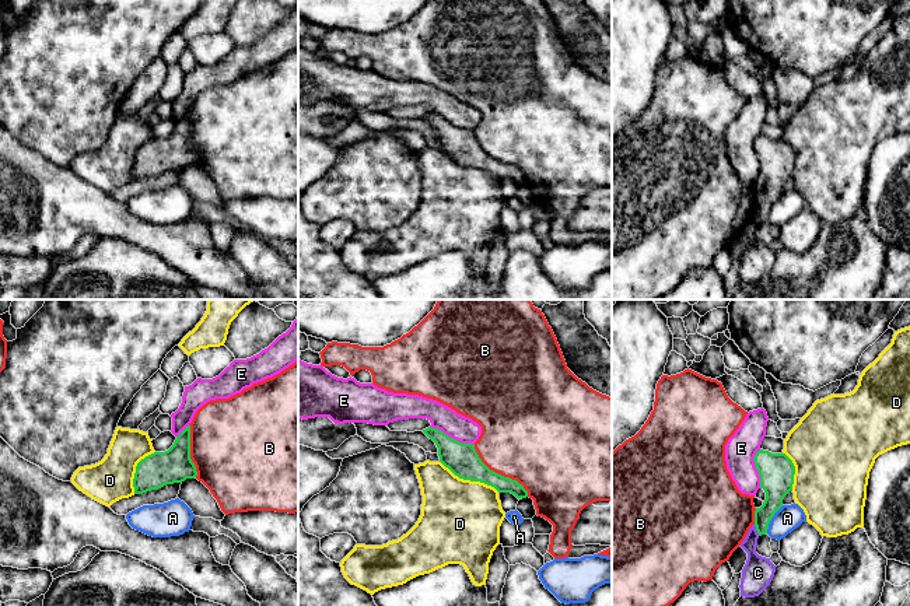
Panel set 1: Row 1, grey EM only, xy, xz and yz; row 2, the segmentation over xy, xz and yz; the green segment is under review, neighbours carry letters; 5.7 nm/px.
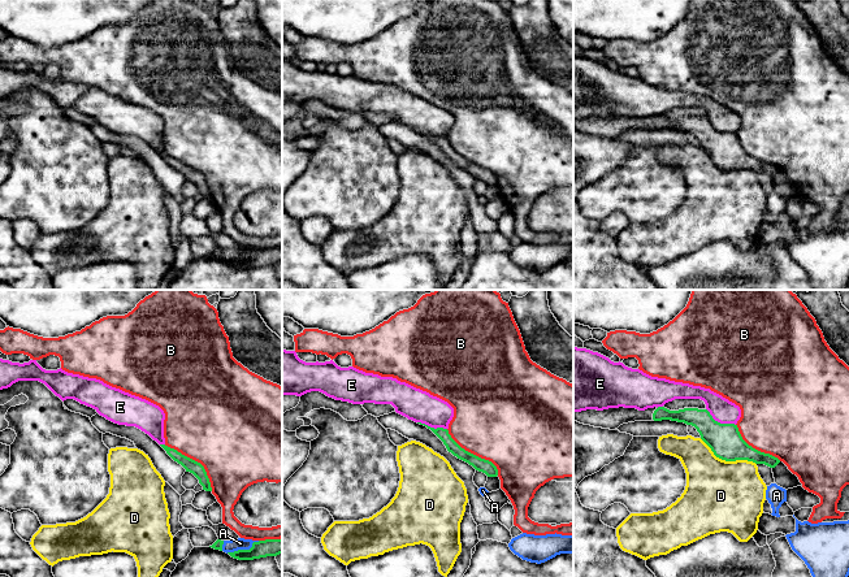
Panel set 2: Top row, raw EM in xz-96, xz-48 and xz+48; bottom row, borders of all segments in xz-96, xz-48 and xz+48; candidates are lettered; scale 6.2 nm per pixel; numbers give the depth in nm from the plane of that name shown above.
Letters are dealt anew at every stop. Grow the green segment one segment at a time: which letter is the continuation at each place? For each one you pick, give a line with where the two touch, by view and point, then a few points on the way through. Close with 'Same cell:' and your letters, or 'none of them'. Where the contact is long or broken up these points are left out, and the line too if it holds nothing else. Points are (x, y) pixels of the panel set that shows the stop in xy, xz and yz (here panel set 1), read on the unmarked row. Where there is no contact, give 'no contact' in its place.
Same cell: none of them

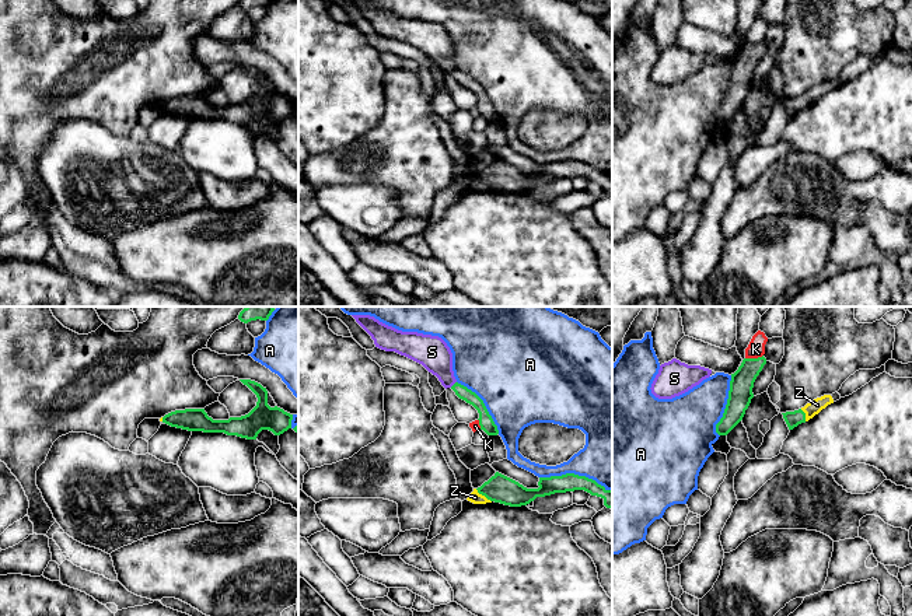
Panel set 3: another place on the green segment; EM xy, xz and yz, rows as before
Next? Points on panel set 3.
Z: xz (484, 181) | across xz (500, 175), (484, 181), (475, 184)
Same cell: Z

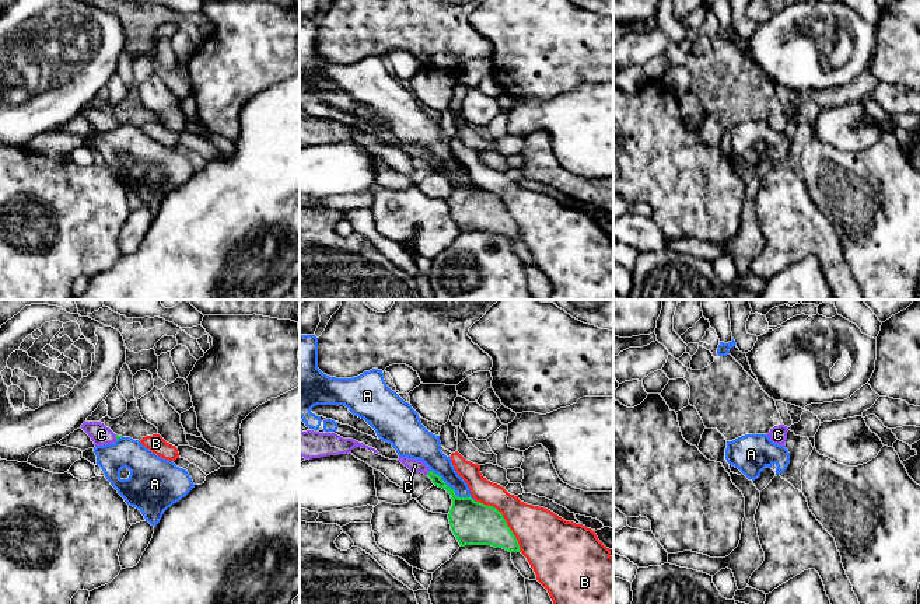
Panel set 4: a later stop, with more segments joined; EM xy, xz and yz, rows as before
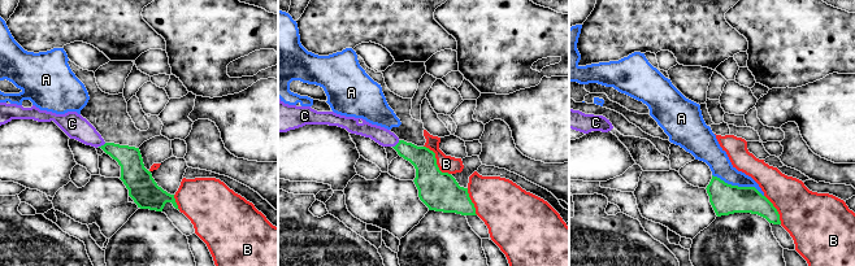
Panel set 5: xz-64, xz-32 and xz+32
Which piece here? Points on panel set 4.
C: xz (429, 159) | across xz (458, 189), (452, 180), (429, 159), (415, 152)
Same cell: C

